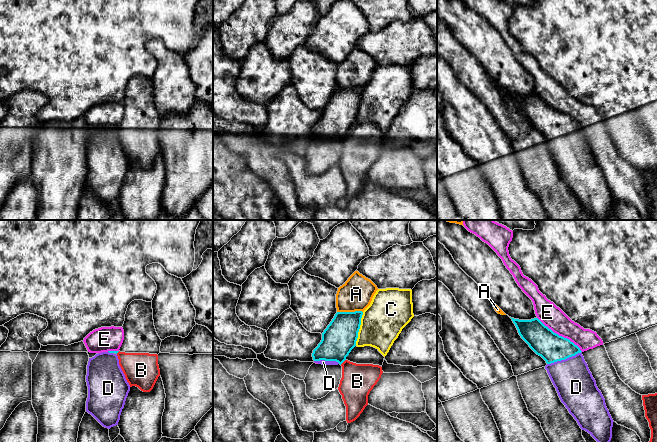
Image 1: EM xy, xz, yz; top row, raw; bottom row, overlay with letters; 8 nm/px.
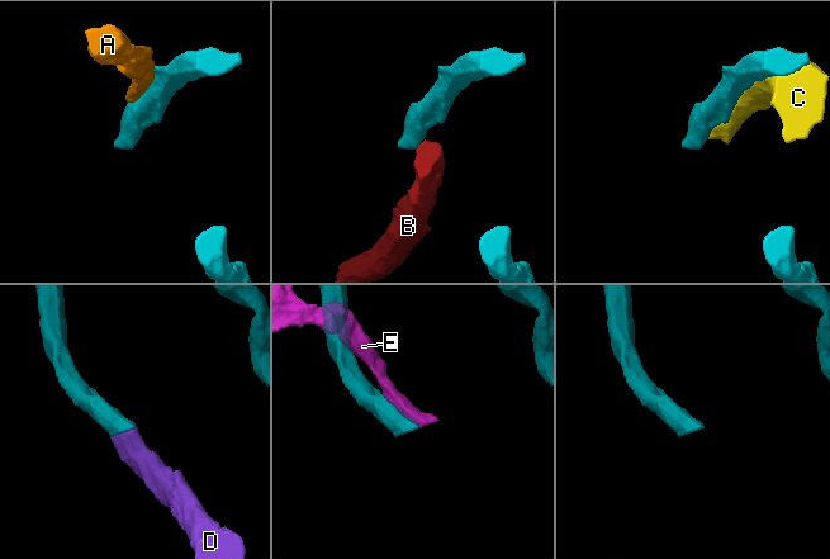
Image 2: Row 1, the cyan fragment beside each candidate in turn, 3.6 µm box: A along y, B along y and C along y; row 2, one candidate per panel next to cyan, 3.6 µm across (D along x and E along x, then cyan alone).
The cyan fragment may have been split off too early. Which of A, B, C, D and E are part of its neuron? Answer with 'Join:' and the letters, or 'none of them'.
Join: D

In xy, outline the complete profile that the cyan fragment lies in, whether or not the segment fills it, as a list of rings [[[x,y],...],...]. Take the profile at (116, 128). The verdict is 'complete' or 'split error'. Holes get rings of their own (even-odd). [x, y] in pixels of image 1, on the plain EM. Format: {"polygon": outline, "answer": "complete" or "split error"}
{"polygon": [[[118,128],[98,129],[89,134],[87,141],[86,188],[108,205],[118,201],[130,167],[130,161],[119,141]]], "answer": "split error"}

